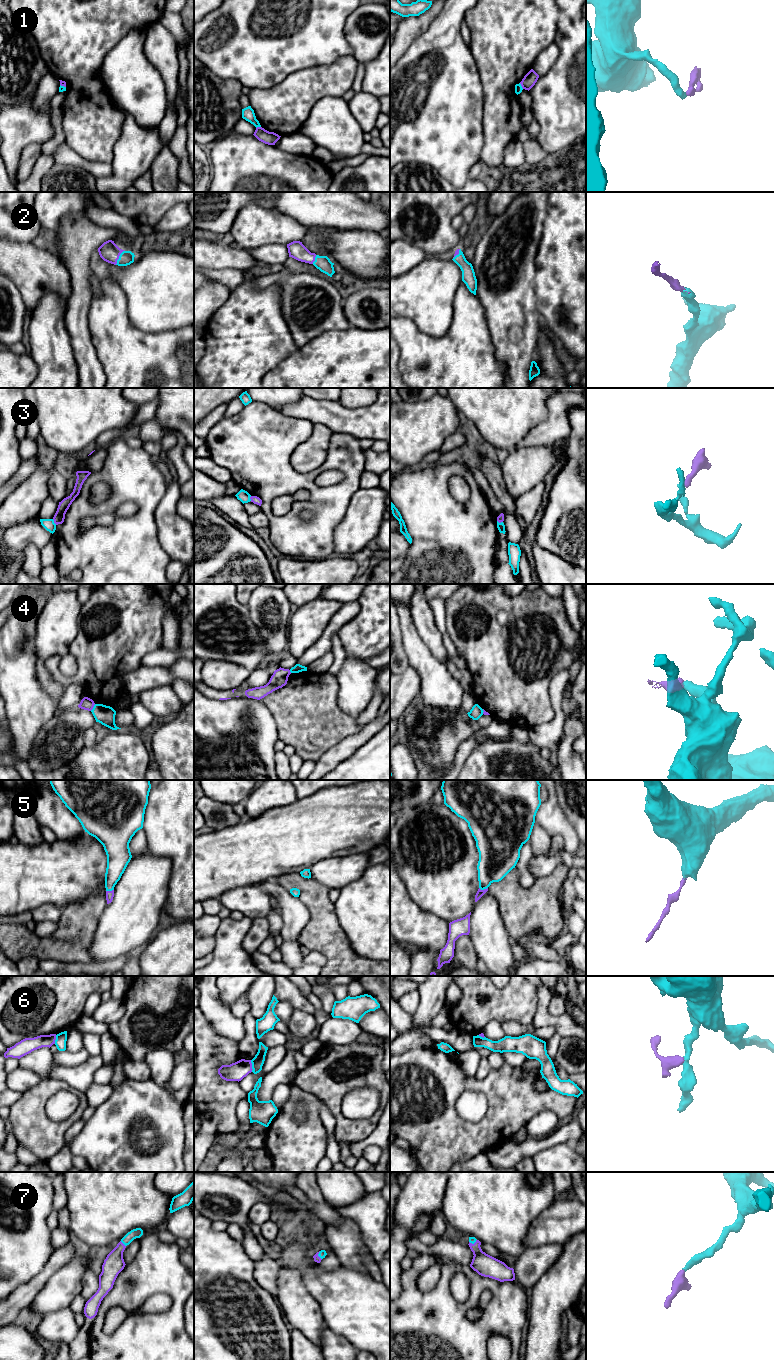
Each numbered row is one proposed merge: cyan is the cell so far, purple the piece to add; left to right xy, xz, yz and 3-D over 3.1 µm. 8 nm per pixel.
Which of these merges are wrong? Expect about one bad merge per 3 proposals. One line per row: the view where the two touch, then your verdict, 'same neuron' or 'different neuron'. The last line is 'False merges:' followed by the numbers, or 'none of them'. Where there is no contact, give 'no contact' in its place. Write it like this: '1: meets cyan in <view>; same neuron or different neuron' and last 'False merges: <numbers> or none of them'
1: meets cyan in yz; different neuron
2: meets cyan in xy; same neuron
3: meets cyan in xy; different neuron
4: meets cyan in xy; different neuron
5: meets cyan in yz; same neuron
6: meets cyan in xz; different neuron
7: meets cyan in xy; same neuron
False merges: 1, 3, 4, 6

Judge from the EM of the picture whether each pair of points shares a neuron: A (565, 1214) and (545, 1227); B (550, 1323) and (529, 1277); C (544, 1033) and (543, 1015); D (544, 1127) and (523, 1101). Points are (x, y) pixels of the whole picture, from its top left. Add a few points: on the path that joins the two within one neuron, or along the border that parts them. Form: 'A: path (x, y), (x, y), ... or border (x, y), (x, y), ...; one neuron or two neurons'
A: path (560, 1219), (550, 1227); one neuron
B: border (548, 1268), (531, 1288); two neurons
C: border (532, 1023), (536, 1027), (553, 1026), (557, 1032); two neurons
D: border (558, 1118), (549, 1110), (541, 1110), (525, 1123); two neurons

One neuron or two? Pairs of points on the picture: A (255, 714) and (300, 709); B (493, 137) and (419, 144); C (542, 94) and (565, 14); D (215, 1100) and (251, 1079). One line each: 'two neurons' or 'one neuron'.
A: two neurons
B: two neurons
C: one neuron
D: two neurons

